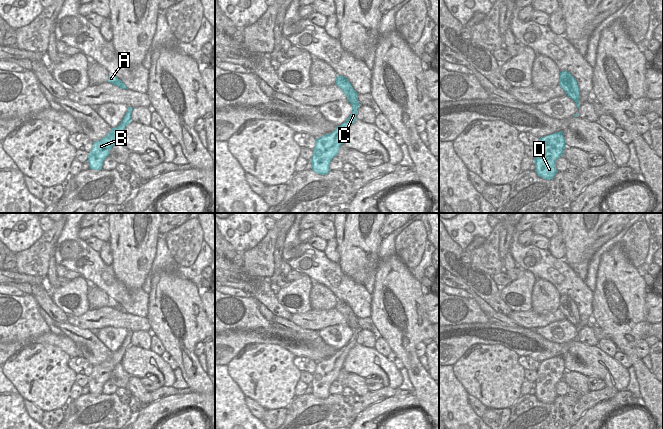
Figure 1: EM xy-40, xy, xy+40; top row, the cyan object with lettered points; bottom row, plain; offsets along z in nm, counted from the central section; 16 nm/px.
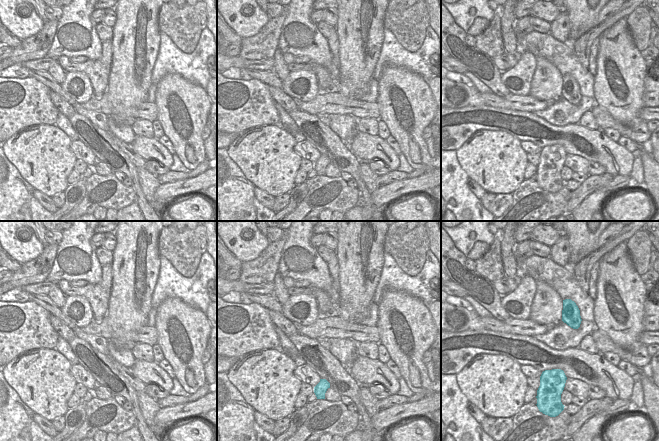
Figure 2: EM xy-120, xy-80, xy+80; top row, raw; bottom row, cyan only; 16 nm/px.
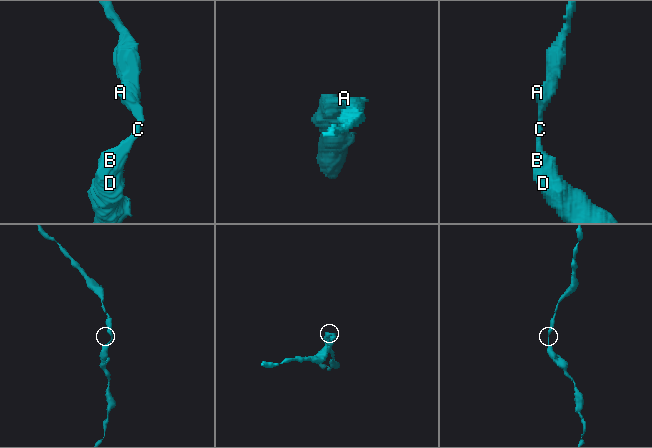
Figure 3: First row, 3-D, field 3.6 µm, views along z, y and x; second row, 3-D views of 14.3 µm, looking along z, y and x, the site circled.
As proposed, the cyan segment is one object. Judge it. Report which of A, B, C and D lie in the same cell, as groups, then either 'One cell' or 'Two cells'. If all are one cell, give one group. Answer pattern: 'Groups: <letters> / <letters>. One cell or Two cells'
Groups: A B C D. One cell

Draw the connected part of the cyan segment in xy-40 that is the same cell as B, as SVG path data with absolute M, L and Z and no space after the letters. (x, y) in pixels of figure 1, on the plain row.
M128 331L121 347L101 364L93 366L93 370L88 379L89 393L102 394L103 385L109 380L110 374L118 363L121 363L125 351L131 346L133 332Z

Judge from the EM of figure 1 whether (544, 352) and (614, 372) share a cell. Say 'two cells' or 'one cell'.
one cell

